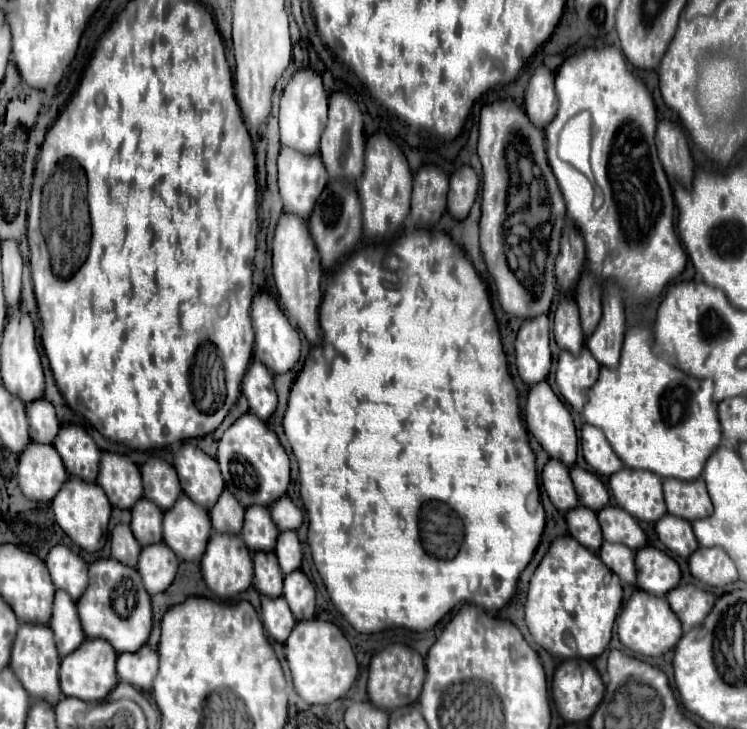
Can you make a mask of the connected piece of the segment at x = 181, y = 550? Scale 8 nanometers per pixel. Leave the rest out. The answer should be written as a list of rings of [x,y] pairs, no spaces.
[[[182,495],[176,505],[164,513],[164,543],[180,555],[182,561],[196,561],[204,553],[210,537],[208,511]]]

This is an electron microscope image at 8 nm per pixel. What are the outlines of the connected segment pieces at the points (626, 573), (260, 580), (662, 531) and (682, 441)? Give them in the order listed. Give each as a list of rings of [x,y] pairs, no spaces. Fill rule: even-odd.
[[[604,543],[598,555],[604,561],[604,565],[620,577],[622,583],[628,583],[628,585],[636,583],[636,565],[634,565],[632,549],[616,543]]]
[[[272,551],[254,553],[254,587],[258,589],[258,593],[266,597],[280,597],[282,581],[284,575],[280,571],[280,565],[276,563],[276,555]]]
[[[668,513],[656,523],[656,533],[658,539],[666,545],[666,549],[678,557],[686,559],[692,555],[692,551],[698,549],[698,541],[694,537],[692,525],[686,519]]]
[[[634,327],[624,337],[620,367],[616,371],[602,367],[596,385],[590,389],[588,403],[584,407],[584,421],[598,427],[616,455],[632,469],[648,469],[660,477],[674,477],[682,481],[694,481],[702,475],[706,459],[720,445],[722,431],[712,401],[714,385],[710,379],[692,379],[690,375],[676,369],[666,359],[652,351],[652,331],[646,327]]]

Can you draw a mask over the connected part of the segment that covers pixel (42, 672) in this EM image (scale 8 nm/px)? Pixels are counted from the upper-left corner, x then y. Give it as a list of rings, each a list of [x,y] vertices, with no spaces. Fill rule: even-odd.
[[[24,623],[20,625],[20,631],[14,641],[10,669],[16,673],[24,689],[30,693],[32,699],[42,699],[50,705],[56,705],[62,697],[60,683],[58,683],[58,667],[60,667],[60,655],[56,651],[56,643],[52,639],[52,629],[48,625],[32,625]]]

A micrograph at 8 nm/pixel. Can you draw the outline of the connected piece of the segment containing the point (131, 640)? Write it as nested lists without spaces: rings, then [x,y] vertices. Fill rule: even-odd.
[[[98,559],[90,565],[90,571],[88,571],[88,577],[90,577],[90,587],[86,589],[86,593],[80,597],[78,601],[78,615],[80,615],[80,623],[84,627],[84,635],[88,639],[106,639],[114,649],[116,653],[136,653],[140,647],[144,647],[148,643],[148,637],[150,637],[150,629],[152,629],[152,605],[150,605],[150,595],[146,593],[146,589],[142,587],[142,581],[140,581],[140,575],[136,573],[136,569],[130,569],[122,563],[116,563],[116,559]],[[132,575],[132,581],[136,587],[140,587],[140,601],[138,605],[132,609],[130,617],[128,619],[122,619],[114,609],[112,609],[112,591],[114,587],[124,579],[124,577],[130,577]]]

